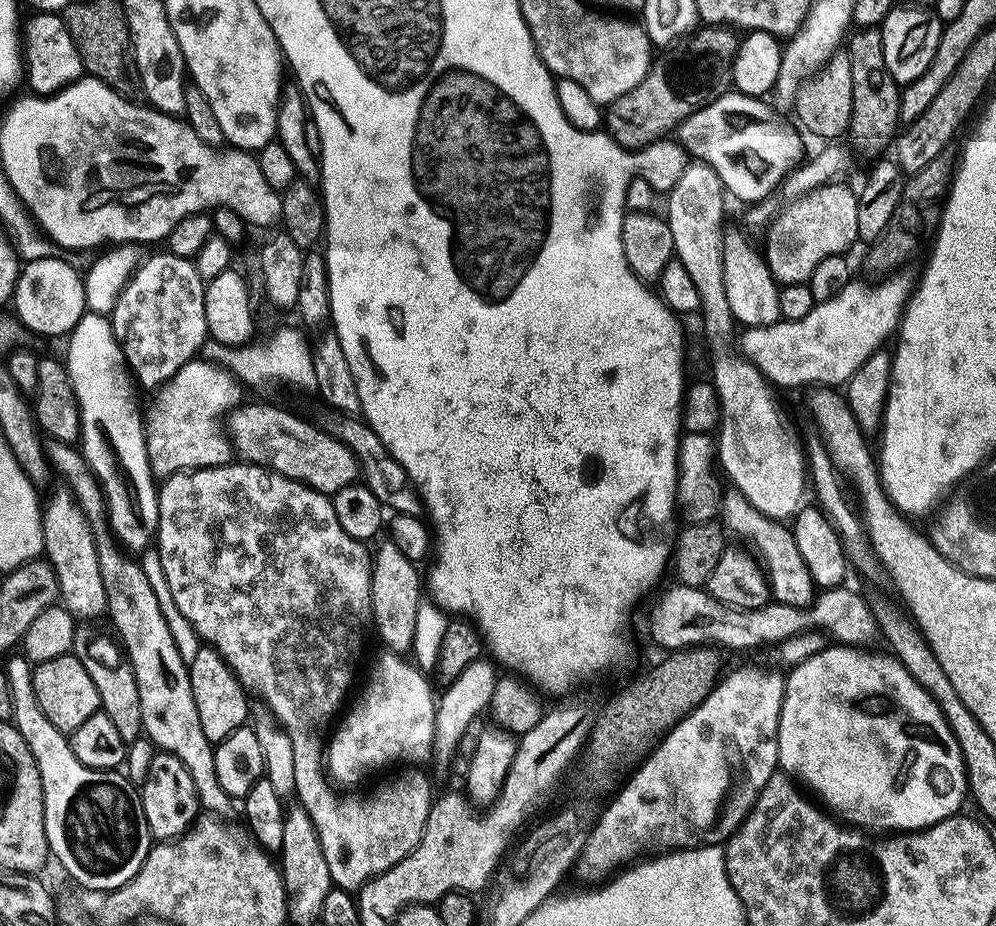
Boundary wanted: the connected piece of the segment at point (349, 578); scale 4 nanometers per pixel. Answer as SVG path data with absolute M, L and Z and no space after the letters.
M233 462L231 464L227 464L224 468L211 468L208 471L174 473L172 477L165 479L163 483L159 485L159 499L160 525L158 529L156 529L154 540L157 545L160 543L160 545L158 545L158 551L160 557L162 558L162 570L166 570L166 582L170 582L170 590L174 594L174 602L178 606L178 610L182 610L182 618L186 618L186 622L190 622L193 633L195 633L197 637L201 636L201 638L204 639L201 641L203 641L205 645L216 648L218 650L218 654L222 654L224 661L227 662L232 668L232 671L239 676L241 684L244 685L245 689L247 689L249 693L257 692L257 694L261 696L260 700L262 701L262 704L272 712L277 723L283 728L284 732L289 735L289 738L291 742L293 742L294 746L295 777L297 778L295 795L298 797L298 799L300 798L299 803L304 809L306 809L306 811L308 811L310 818L314 822L314 826L318 830L318 838L322 842L322 850L326 854L326 866L330 866L332 883L337 889L339 889L339 891L351 892L353 894L360 893L361 890L363 890L363 888L366 887L369 882L371 882L371 880L378 878L382 874L386 874L394 866L398 866L398 862L402 862L404 859L406 859L406 857L409 856L413 850L418 847L418 845L420 845L422 842L422 834L426 830L426 822L430 818L434 803L434 795L432 796L432 784L427 780L426 777L423 776L422 773L420 773L423 772L420 770L401 771L404 773L402 773L397 780L388 780L385 782L385 784L378 785L373 792L366 793L365 796L339 796L339 794L335 792L337 789L333 787L333 785L330 783L329 777L326 775L326 736L324 740L324 731L326 731L328 727L331 729L333 725L337 723L338 717L345 711L346 705L349 703L350 697L353 695L352 687L354 687L356 684L356 667L359 666L360 655L362 655L364 652L364 640L362 637L360 637L360 627L363 626L364 619L366 619L366 621L369 619L372 610L371 588L374 556L371 551L368 553L369 545L363 540L355 540L354 538L350 538L350 534L346 534L346 532L342 530L342 526L337 523L337 514L332 506L332 500L329 499L329 497L324 496L321 494L321 492L316 492L312 488L308 488L304 484L300 484L297 482L297 480L291 480L290 478L286 478L277 472L271 472L269 468L260 468L257 466L257 464Z

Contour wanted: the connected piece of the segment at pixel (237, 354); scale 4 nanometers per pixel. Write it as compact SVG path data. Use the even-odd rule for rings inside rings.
M282 328L274 333L268 342L244 345L240 348L226 347L217 340L209 339L206 345L206 358L232 372L242 384L247 380L258 380L263 386L270 382L280 382L304 392L318 389L315 355L305 336L294 328Z

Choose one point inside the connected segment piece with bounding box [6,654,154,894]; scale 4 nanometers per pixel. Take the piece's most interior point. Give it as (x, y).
(96, 826)

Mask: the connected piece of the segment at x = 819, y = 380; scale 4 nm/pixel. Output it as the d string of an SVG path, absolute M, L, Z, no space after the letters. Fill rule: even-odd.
M904 274L889 275L881 284L853 282L838 298L816 304L801 321L785 320L768 328L741 331L739 351L777 389L810 384L816 388L847 386L867 360L897 335L914 291L914 280L900 275Z

